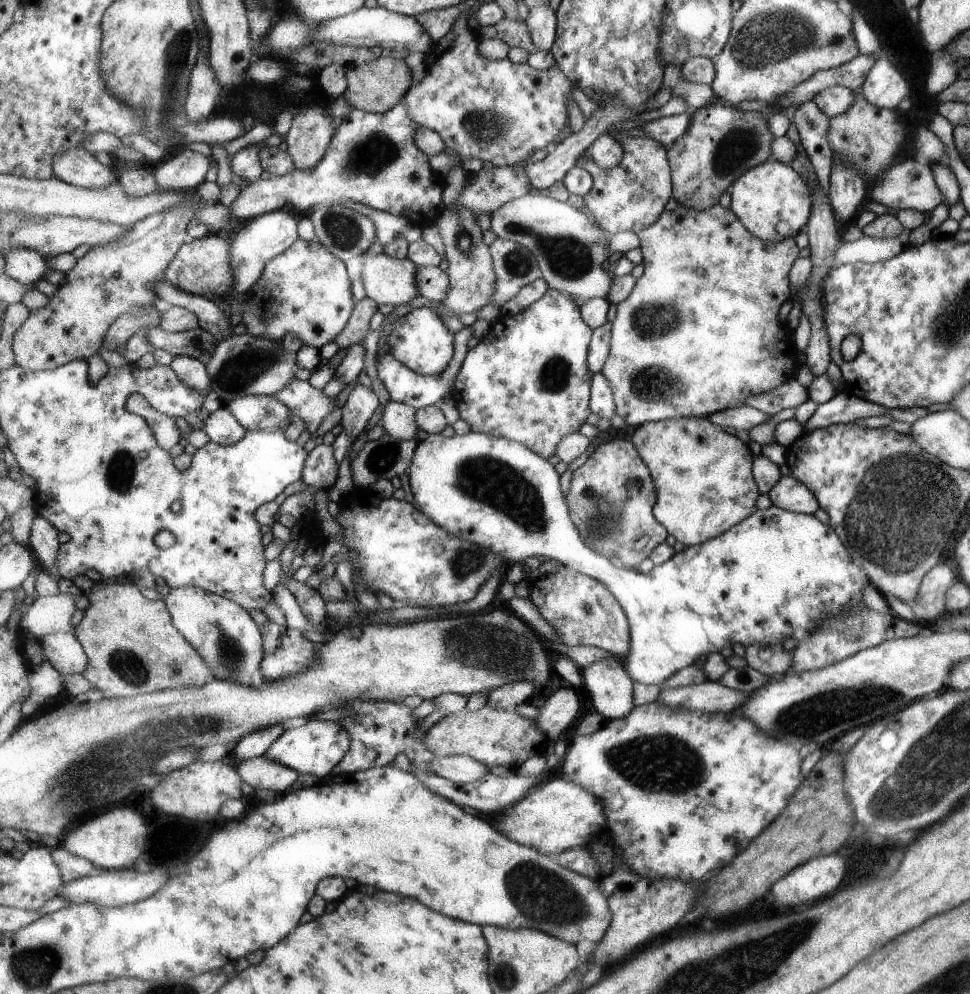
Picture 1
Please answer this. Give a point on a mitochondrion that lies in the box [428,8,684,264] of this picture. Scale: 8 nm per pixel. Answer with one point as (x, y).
(481, 126)

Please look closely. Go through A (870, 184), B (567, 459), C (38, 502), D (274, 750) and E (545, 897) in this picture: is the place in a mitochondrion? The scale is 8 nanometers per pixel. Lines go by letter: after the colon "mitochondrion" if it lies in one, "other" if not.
A: other
B: other
C: other
D: other
E: mitochondrion

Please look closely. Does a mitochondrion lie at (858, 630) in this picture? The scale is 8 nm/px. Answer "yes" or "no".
yes

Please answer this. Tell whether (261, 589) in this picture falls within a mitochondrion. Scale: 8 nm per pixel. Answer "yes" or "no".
no

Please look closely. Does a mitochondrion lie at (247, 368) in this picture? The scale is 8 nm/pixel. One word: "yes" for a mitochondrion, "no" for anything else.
yes

